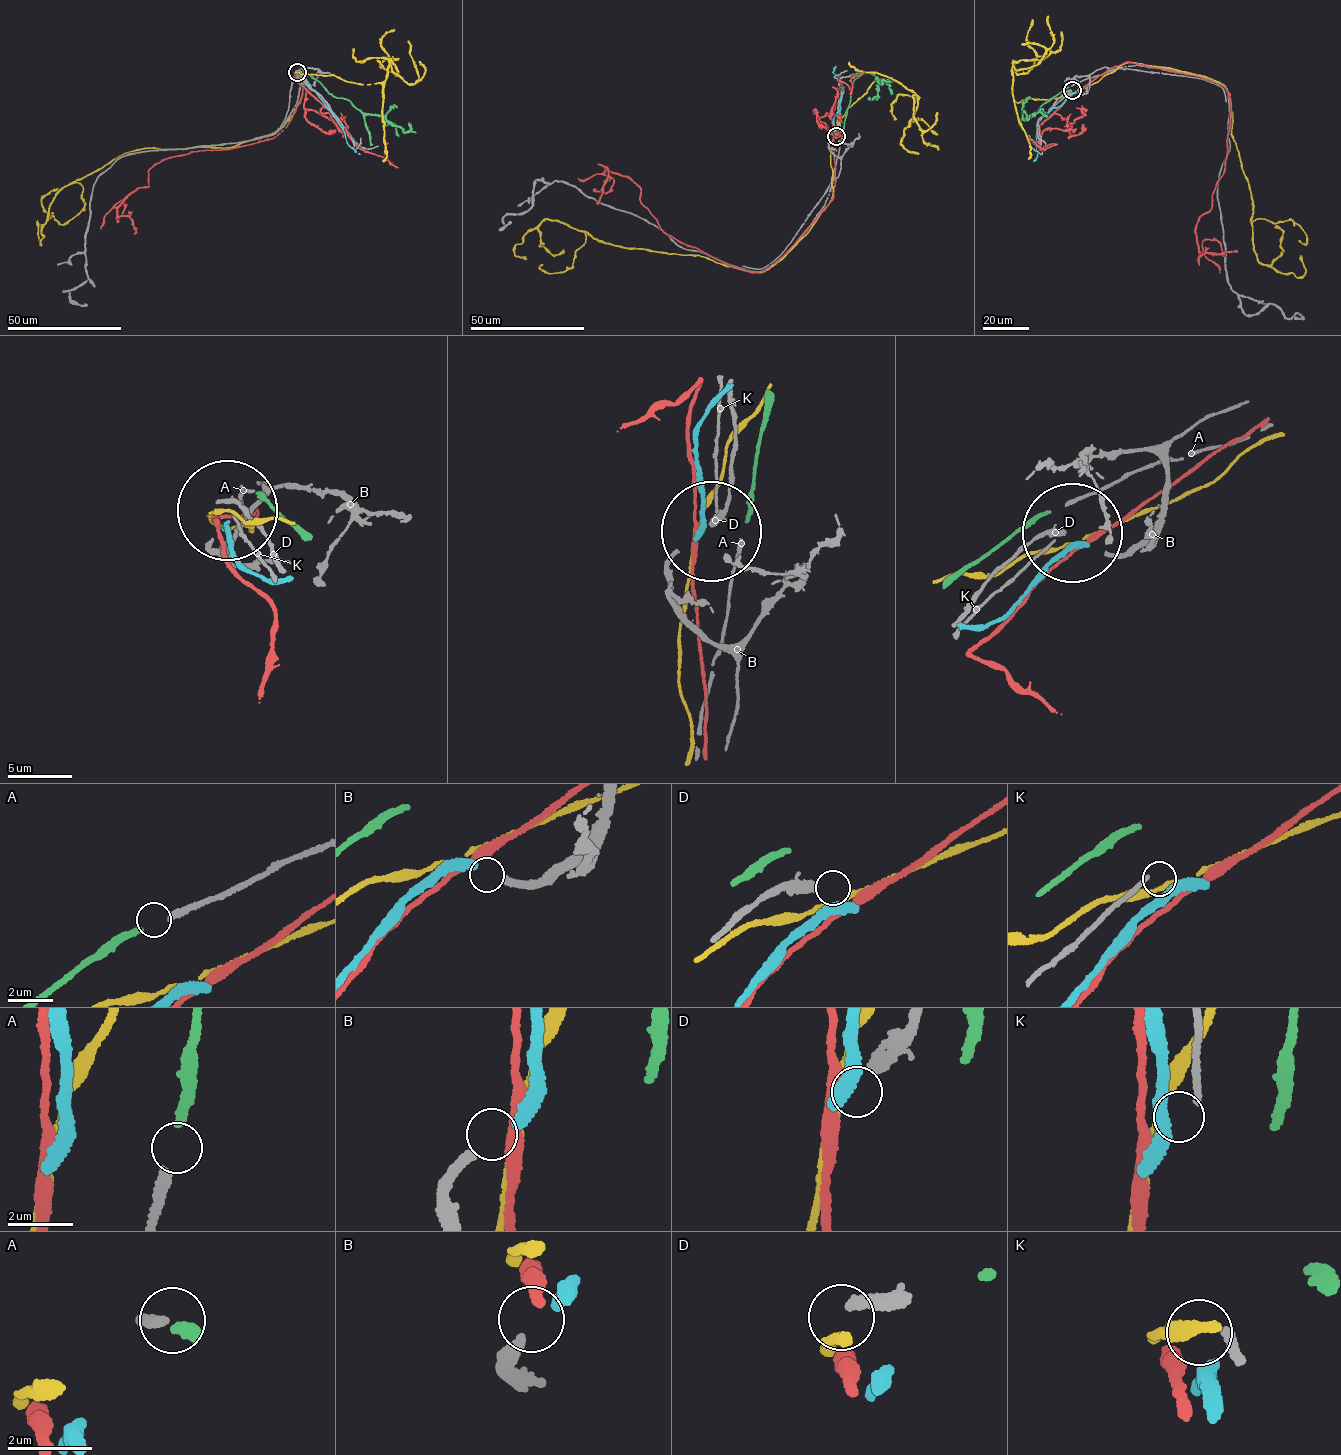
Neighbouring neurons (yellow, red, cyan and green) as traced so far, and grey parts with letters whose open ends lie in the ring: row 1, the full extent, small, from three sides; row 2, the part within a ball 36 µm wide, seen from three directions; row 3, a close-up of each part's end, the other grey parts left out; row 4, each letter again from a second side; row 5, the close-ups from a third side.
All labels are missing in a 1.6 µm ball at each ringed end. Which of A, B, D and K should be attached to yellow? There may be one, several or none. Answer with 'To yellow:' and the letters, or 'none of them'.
To yellow: none of them

